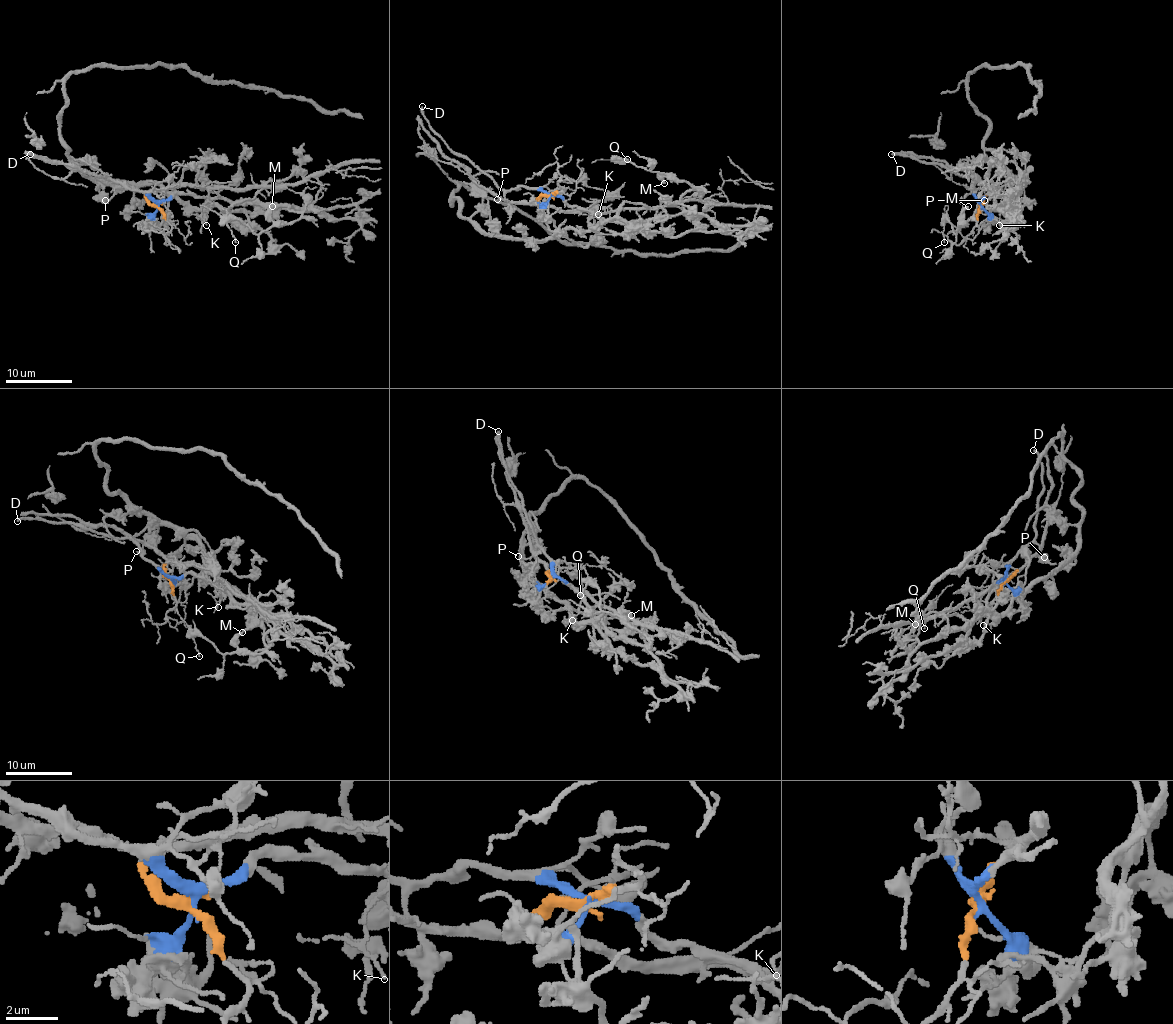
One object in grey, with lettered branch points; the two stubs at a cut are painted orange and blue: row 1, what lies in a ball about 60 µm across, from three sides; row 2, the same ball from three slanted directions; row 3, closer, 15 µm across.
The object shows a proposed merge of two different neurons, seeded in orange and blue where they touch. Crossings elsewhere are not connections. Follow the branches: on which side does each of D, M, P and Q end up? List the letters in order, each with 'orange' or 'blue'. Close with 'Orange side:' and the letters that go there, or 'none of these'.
D: blue
M: blue
P: orange
Q: blue
Orange side: P

